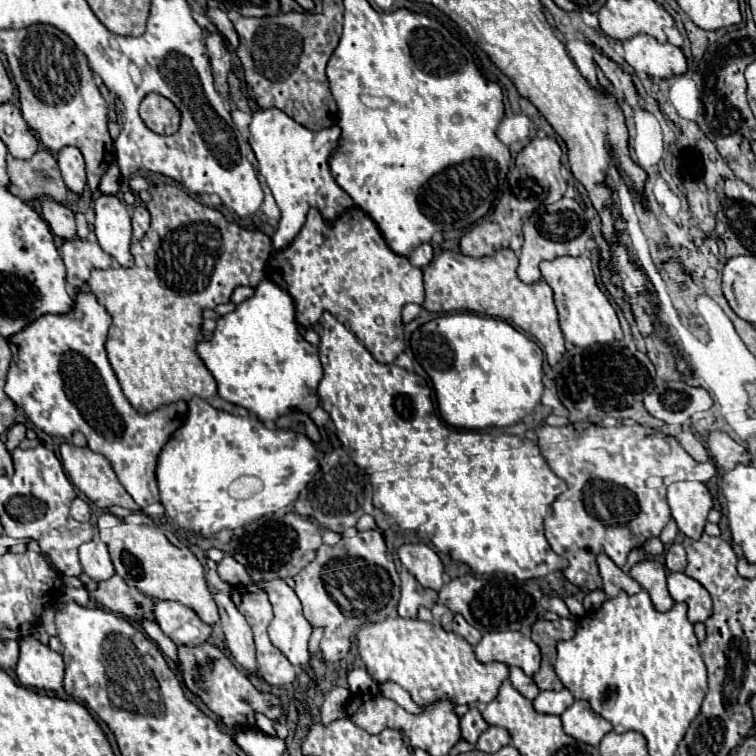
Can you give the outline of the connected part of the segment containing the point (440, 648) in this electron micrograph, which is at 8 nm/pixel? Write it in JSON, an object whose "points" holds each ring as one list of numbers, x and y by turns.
{"points":[[386,618,384,622,364,626,358,632,358,652,368,672,378,682,396,682,410,692,416,704,450,700,454,704,488,704,496,698,500,682,508,678,508,666,502,662,482,664,474,656,474,646,440,624,416,618]]}

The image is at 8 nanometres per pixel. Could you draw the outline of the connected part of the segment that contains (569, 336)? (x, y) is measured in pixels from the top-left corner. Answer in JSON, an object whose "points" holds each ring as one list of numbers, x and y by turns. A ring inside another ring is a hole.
{"points":[[560,256,550,262,540,264,544,280,554,290,554,302,560,316,560,328,564,338,576,346,588,348,592,344,608,344,612,340,622,340,622,326,616,308,610,304,608,296,600,290,590,256]]}

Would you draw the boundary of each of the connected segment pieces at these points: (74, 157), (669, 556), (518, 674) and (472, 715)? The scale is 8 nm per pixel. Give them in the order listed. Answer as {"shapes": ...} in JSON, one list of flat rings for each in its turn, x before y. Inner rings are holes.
{"shapes":[[[64,146,64,150,60,150,56,158,58,158,58,166,62,170,62,178,66,186,72,192,82,194,86,186,86,166,80,150,76,150,76,146]],[[676,542,672,546,668,546,668,550,666,550,666,566,668,566,668,570,684,572,686,564,688,564,688,560,686,560,686,554,684,554,684,546,676,544]],[[510,668,510,682,512,682,512,686,522,694,522,696,526,696,528,700,534,700,536,696,538,696,538,686,532,682,532,678,530,676,526,676,520,668]],[[472,706,462,718,460,718,460,726,462,726,462,736,468,742,476,742,478,736,490,728,488,722,484,722,484,718,480,718,480,706]]]}

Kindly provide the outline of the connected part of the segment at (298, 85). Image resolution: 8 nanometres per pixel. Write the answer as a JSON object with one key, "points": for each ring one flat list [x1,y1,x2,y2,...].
{"points":[[326,6,318,14,288,12,268,18,240,18,234,26,240,36,238,56,256,104,278,108,308,130,328,128,338,106,328,86,326,64,342,36,342,6]]}

